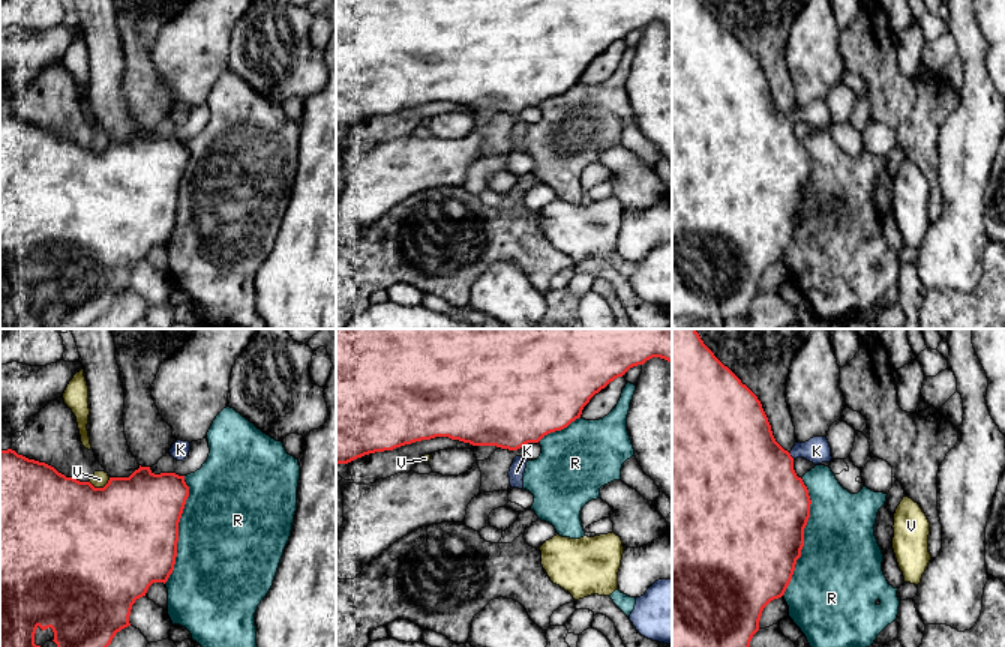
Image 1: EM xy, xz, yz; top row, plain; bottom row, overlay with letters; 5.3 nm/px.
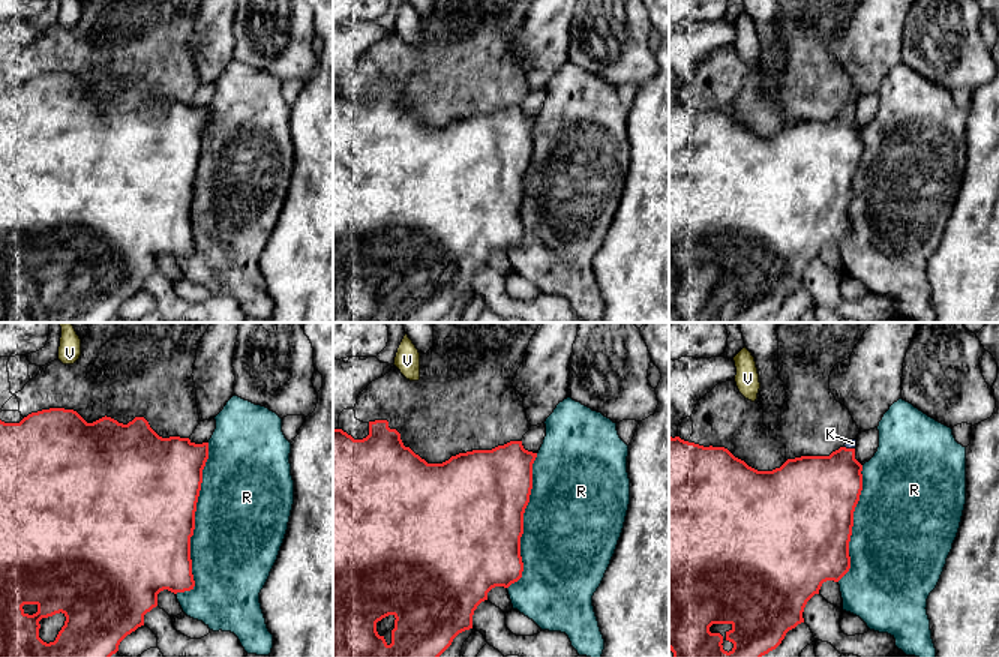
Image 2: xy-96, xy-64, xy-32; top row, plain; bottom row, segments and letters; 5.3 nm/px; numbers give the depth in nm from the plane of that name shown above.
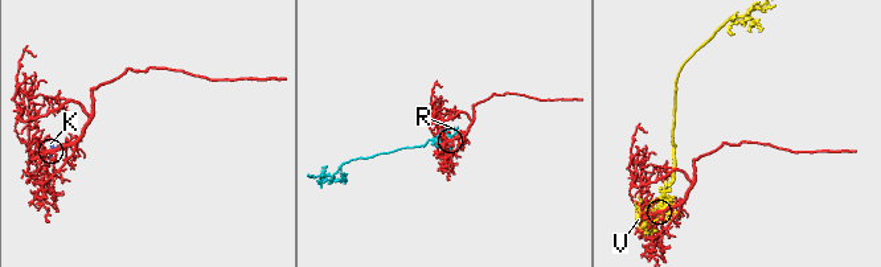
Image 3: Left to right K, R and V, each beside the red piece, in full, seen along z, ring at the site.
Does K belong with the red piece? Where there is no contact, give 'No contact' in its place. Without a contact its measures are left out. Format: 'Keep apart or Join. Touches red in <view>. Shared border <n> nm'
Join. Touches red in yz. Shared border 50 nm

